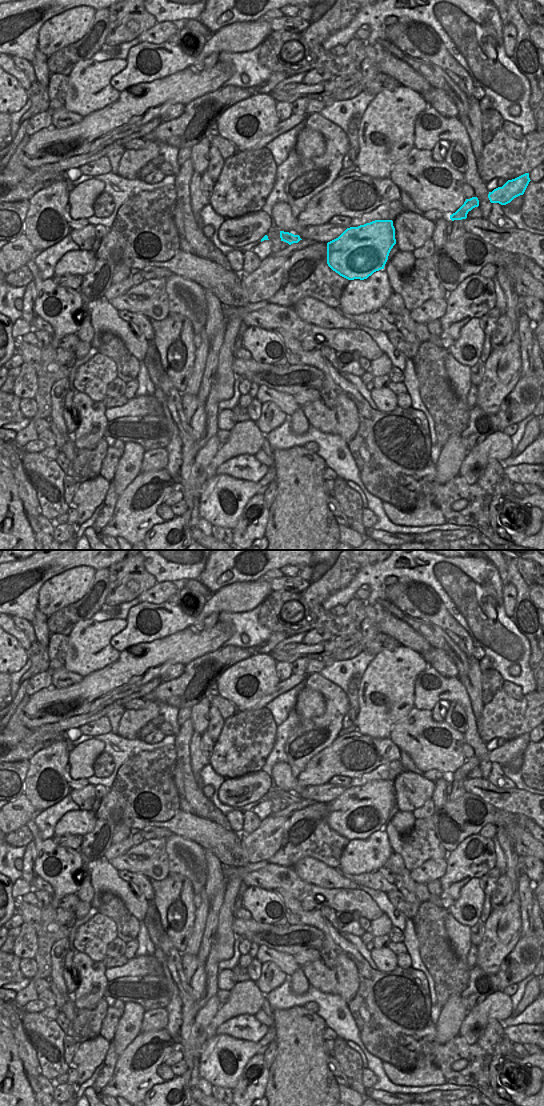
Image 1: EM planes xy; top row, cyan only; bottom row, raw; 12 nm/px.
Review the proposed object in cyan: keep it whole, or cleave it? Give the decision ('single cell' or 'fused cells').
single cell

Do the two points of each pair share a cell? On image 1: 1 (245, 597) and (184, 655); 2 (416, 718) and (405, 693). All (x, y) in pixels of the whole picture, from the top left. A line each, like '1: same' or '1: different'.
1: different
2: different

